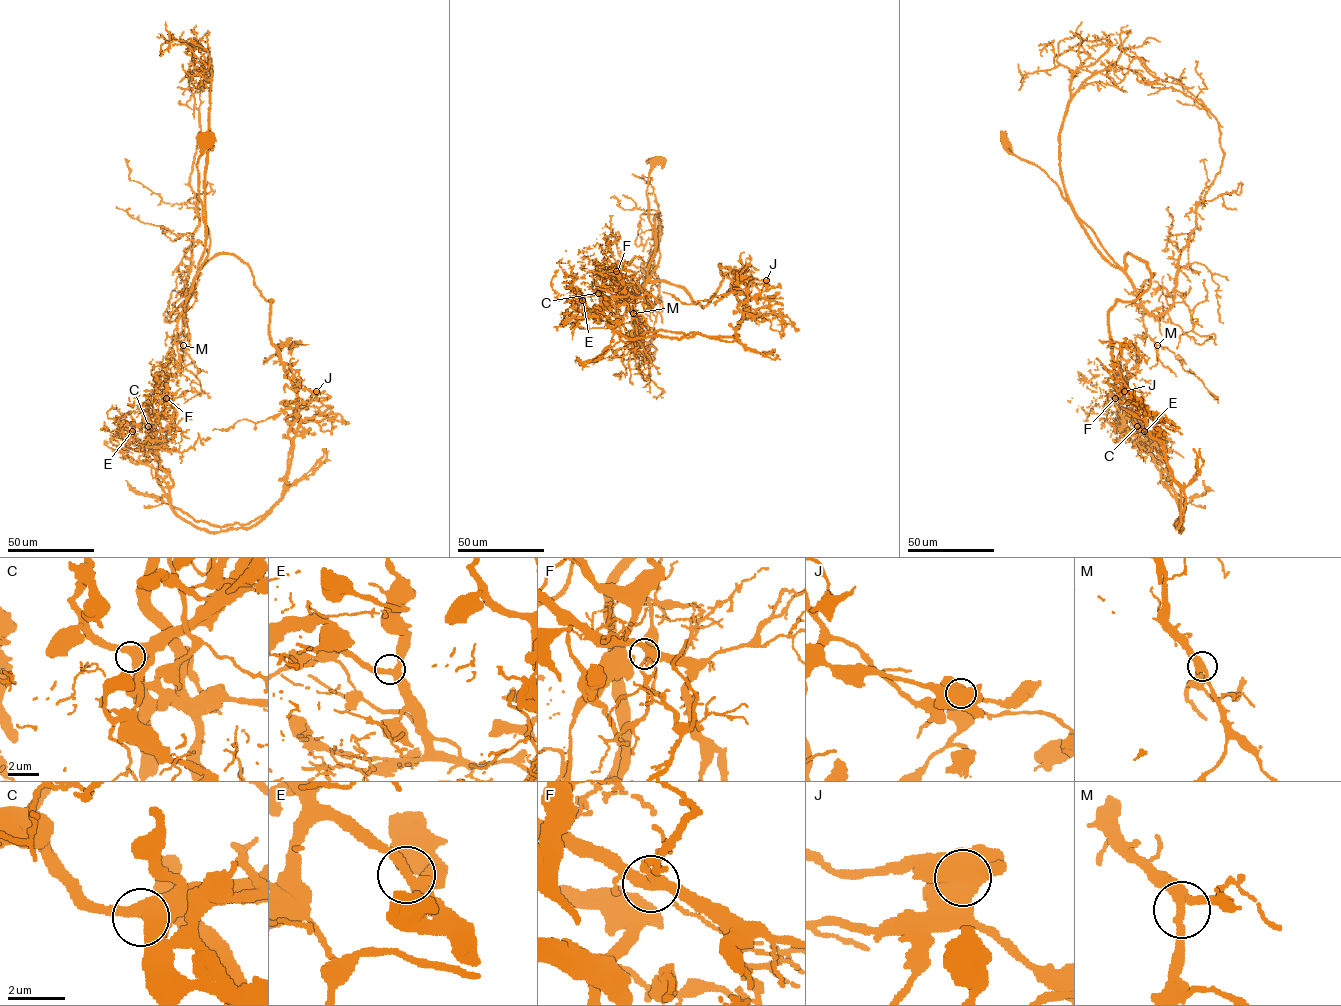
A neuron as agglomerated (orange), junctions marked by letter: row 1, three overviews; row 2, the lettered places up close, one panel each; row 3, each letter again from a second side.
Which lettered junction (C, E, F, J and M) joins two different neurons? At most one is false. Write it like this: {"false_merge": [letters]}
{"false_merge": ["J"]}

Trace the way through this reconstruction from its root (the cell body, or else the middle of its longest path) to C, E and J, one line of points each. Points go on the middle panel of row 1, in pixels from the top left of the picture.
C: (658, 160), (647, 188), (657, 266), (627, 302), (625, 291), (630, 293), (613, 280), (598, 293)
E: (658, 160), (647, 188), (656, 268), (627, 302), (630, 293), (613, 280), (599, 310), (582, 300)
J: (658, 160), (647, 188), (660, 254), (649, 279), (679, 285), (701, 307), (722, 279), (719, 264), (766, 281)

